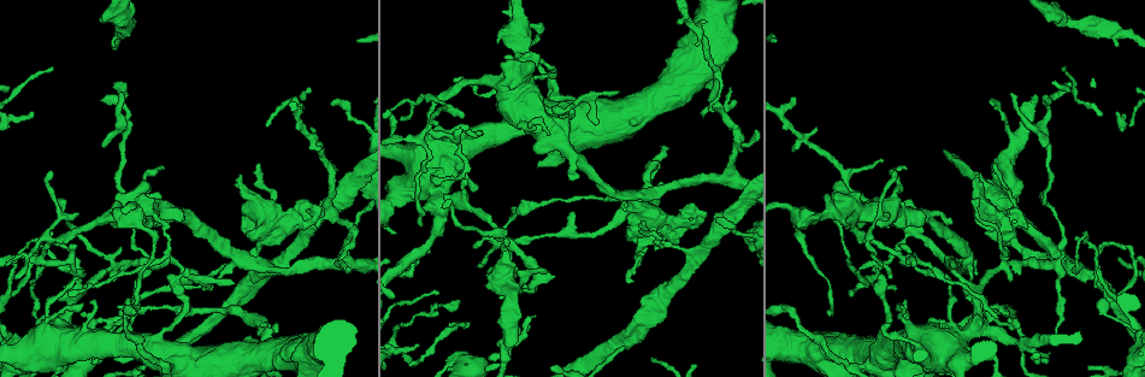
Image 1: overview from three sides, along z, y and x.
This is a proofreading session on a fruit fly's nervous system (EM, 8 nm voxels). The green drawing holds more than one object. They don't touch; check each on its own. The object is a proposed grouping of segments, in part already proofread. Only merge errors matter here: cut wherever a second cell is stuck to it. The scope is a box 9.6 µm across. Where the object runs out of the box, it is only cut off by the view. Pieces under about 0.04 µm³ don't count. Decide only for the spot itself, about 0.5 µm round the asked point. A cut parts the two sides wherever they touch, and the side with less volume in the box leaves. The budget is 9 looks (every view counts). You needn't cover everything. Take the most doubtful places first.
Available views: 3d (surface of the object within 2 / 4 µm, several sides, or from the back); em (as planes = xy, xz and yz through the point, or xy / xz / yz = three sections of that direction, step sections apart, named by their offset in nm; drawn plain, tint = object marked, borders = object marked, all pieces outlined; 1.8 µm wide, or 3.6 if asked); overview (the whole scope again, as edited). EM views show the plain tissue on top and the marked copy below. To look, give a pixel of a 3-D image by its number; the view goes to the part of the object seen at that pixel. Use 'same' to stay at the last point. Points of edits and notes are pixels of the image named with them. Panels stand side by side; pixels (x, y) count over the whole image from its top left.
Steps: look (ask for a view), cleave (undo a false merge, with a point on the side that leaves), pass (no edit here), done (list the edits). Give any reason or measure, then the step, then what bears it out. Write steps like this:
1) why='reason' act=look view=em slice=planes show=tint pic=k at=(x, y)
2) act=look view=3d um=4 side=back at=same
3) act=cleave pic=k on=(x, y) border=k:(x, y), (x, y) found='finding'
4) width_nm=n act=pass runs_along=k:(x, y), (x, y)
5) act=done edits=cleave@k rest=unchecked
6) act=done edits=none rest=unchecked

why='sharp bend' act=look view=em slice=yz step=4 show=tint pic=1 at=(495, 242)

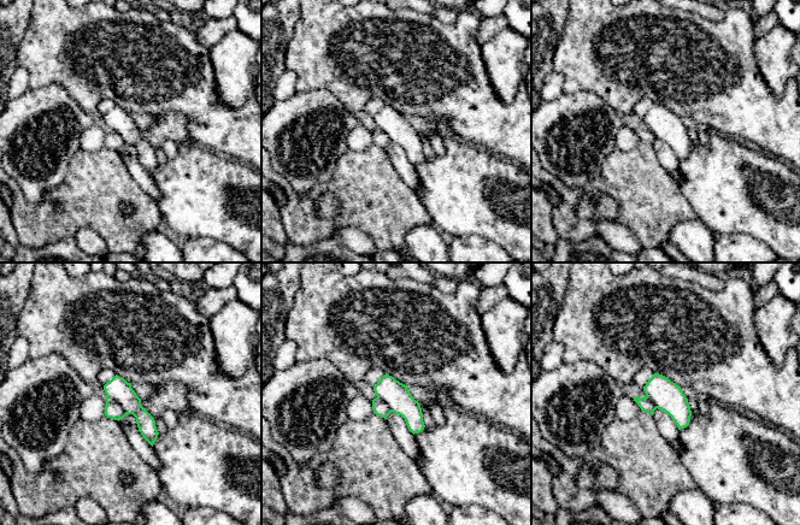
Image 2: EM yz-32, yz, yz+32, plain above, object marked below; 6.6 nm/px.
why='another direction' act=look view=em slice=planes show=tint at=same

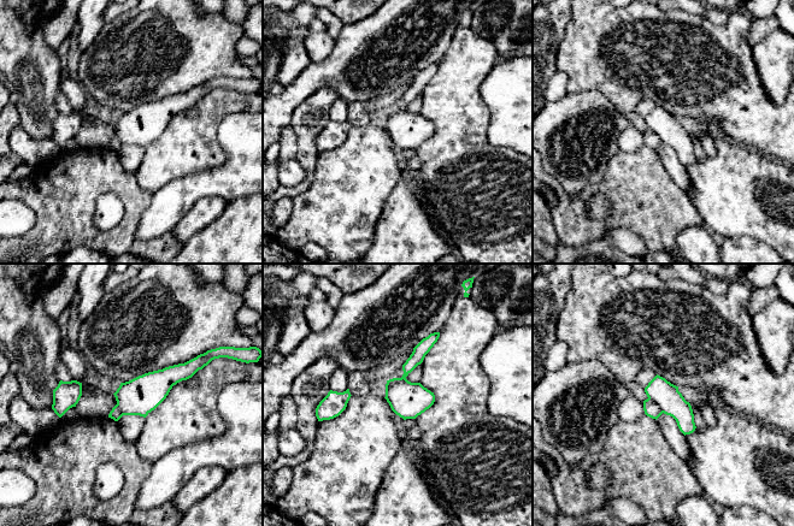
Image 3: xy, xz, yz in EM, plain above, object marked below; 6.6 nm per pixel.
act=cleave pic=3 on=(651, 409) part_leaving=3:(433, 336), (406, 371) found='two cells meet here'

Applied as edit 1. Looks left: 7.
act=look view=overview

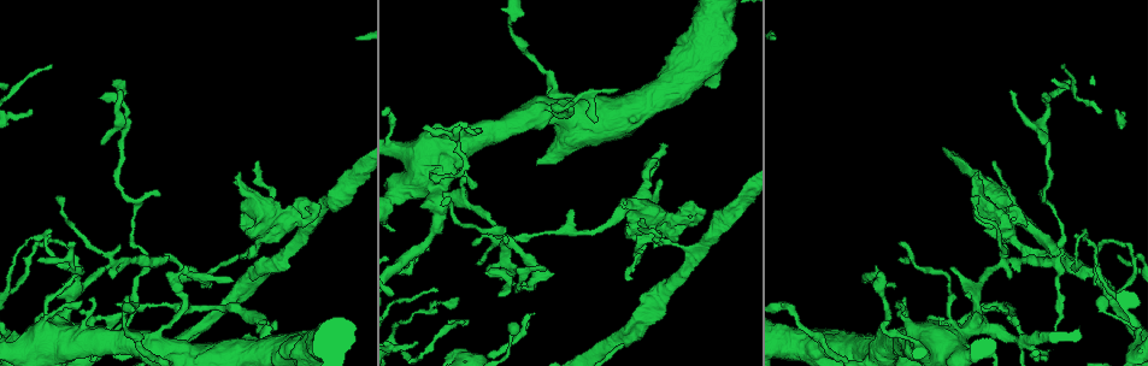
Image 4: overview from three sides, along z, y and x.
act=look view=em slice=planes show=tint pic=4 at=(447, 165)

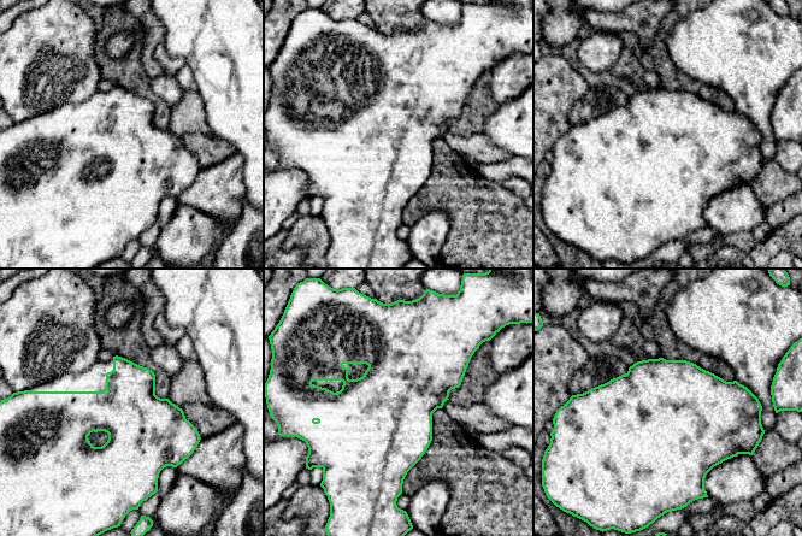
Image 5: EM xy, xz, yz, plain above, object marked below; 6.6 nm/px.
act=pass found='continuous, no second cell'

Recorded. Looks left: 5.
why='sudden change in width' act=look view=em um=3.6 slice=planes show=tint pic=4 at=(588, 120)

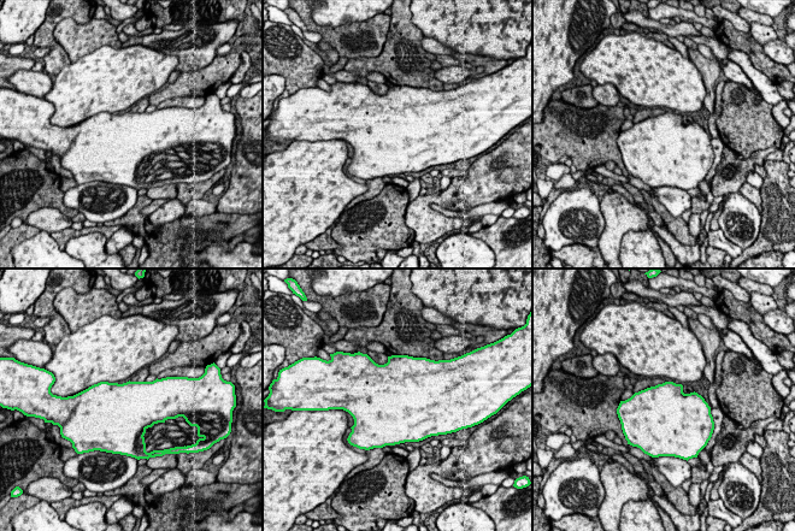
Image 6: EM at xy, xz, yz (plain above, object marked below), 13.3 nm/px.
width_nm=800 act=pass found='continuous, no second cell'

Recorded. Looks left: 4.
act=done edits=cleave@3 rest=unchecked

